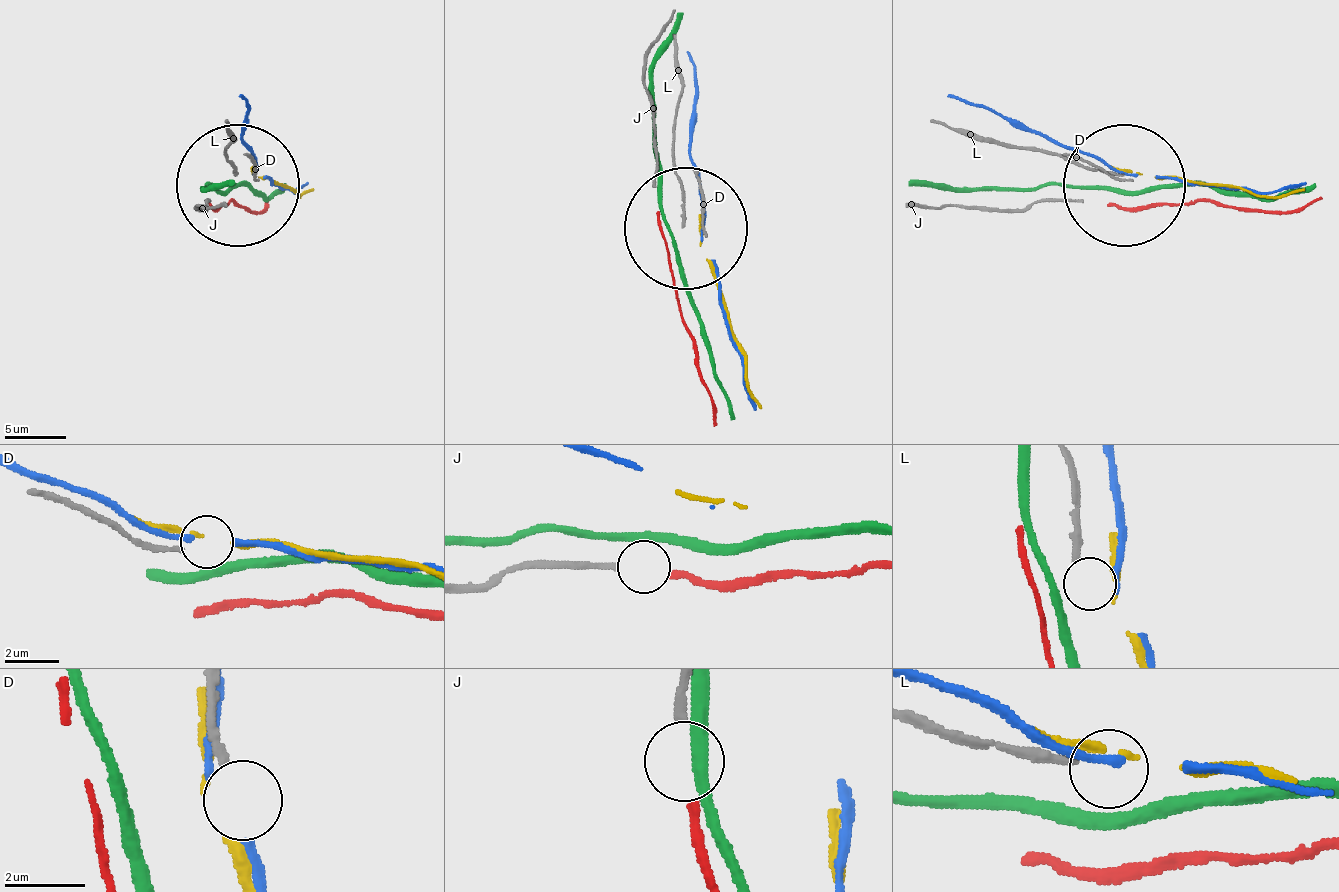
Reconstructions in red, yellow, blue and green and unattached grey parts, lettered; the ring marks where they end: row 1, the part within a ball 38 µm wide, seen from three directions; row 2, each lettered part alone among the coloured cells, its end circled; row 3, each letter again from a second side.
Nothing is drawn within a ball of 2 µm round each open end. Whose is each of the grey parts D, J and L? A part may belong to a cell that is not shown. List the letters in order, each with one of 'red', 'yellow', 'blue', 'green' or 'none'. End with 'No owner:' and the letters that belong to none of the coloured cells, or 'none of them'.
D: none
J: red
L: none
No owner: D, L

